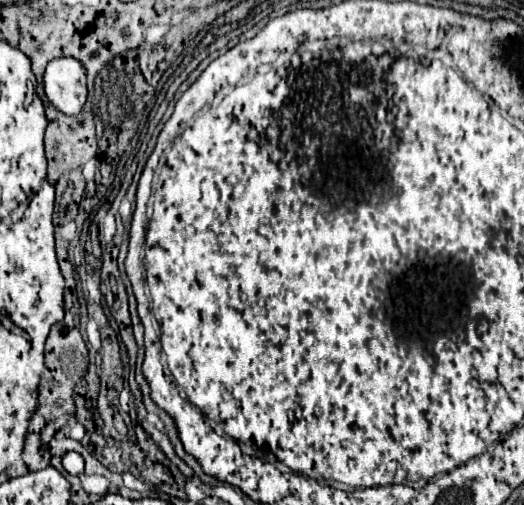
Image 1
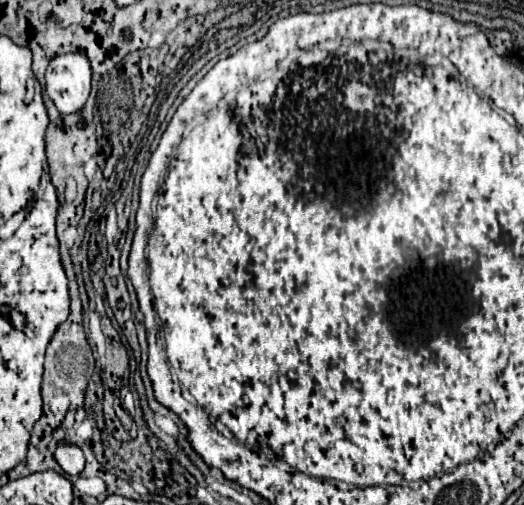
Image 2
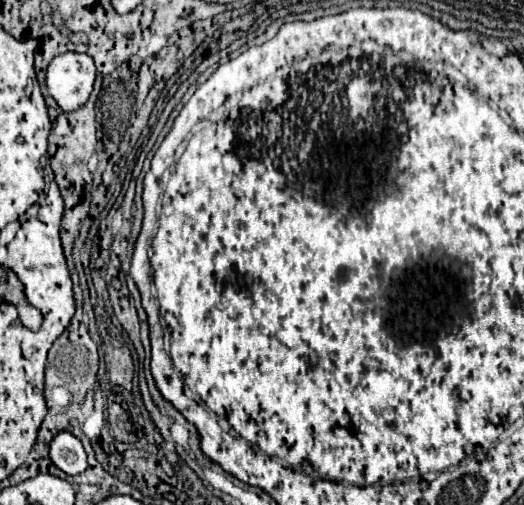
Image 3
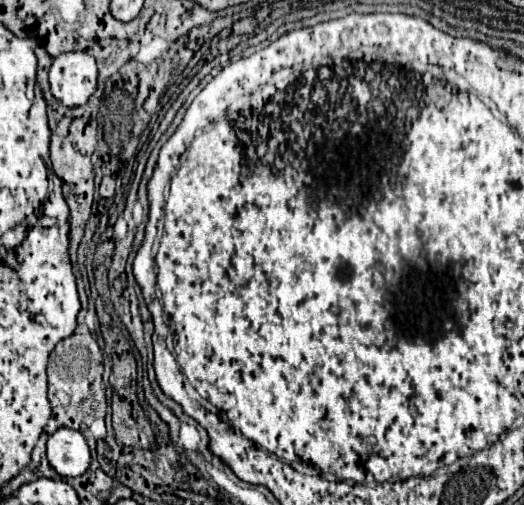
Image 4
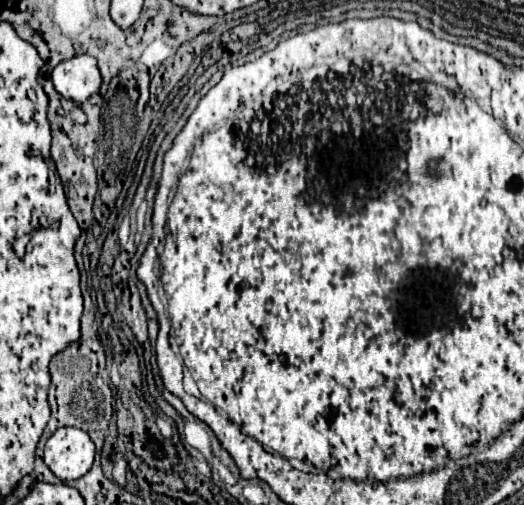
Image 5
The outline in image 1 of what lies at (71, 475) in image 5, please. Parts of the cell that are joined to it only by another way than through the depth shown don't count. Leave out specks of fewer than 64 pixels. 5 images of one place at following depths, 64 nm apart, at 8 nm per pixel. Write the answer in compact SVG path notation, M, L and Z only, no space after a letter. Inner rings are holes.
M66 452L62 456L62 466L68 474L72 476L78 476L84 472L84 458L78 454L78 452Z

